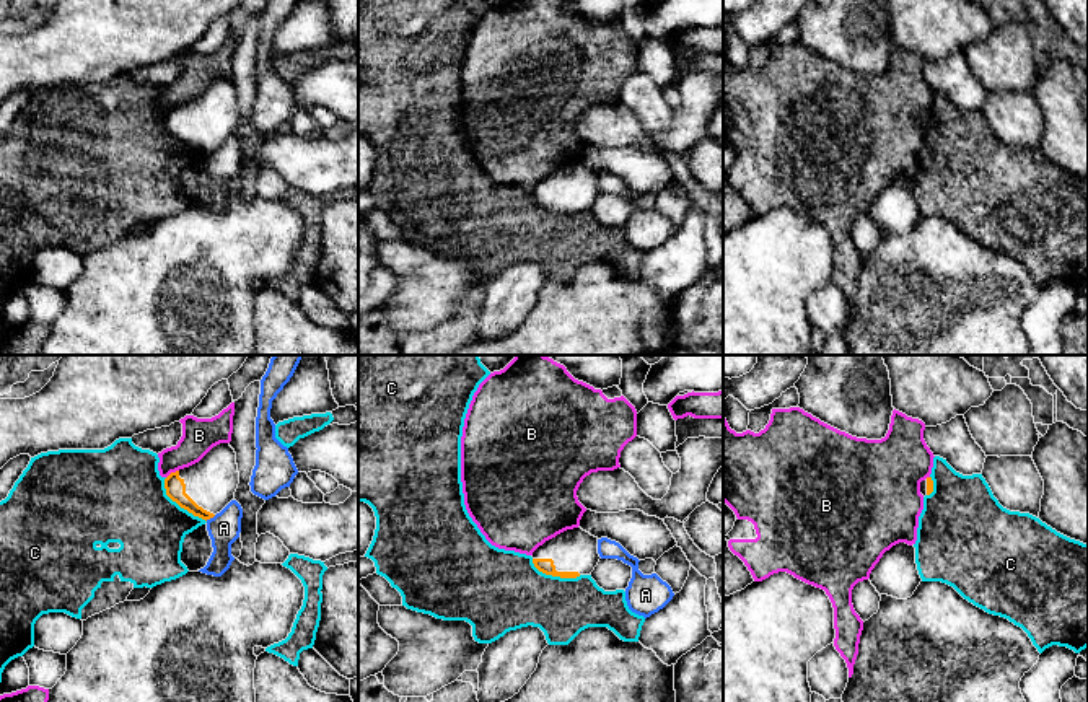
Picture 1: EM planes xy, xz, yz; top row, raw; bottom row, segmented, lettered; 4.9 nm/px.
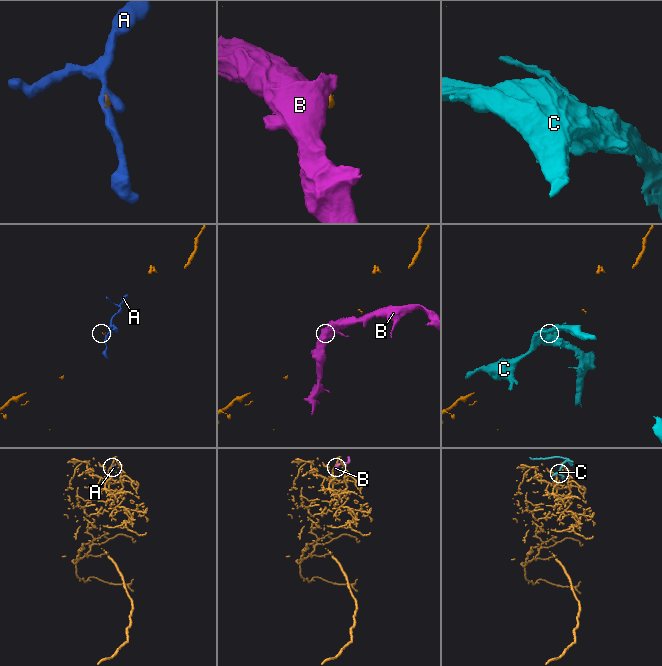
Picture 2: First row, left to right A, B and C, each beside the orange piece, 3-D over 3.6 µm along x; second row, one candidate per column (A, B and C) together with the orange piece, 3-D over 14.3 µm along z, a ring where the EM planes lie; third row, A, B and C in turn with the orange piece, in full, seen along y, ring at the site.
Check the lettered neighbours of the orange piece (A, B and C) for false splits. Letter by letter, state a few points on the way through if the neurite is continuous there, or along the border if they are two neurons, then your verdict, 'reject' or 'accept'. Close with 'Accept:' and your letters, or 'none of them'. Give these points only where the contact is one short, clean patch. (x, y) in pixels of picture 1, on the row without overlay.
A: border along xy (215, 150), (206, 155); reject
B: border along xy (178, 105), (166, 113); reject
C: border along xy (165, 113), (165, 127), (206, 157); reject
Accept: none of them

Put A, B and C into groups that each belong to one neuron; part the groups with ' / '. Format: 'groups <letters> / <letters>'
groups A / B / C

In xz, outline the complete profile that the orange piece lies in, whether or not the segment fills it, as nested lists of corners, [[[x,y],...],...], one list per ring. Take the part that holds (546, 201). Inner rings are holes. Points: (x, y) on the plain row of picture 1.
[[[581,163],[567,165],[533,187],[534,202],[552,212],[591,210],[599,197],[598,173]]]

